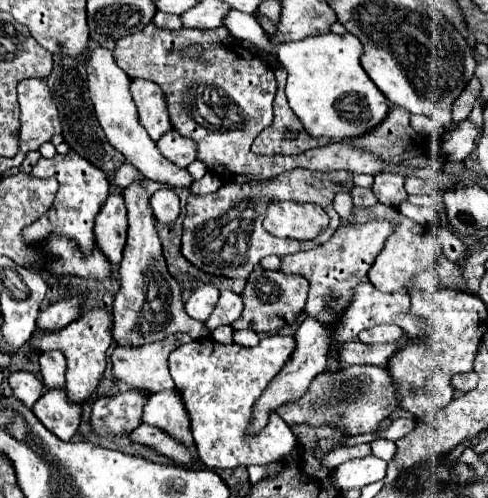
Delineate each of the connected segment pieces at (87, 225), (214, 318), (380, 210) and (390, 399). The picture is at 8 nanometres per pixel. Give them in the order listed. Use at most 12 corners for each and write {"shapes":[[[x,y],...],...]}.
{"shapes":[[[75,151],[41,157],[30,175],[56,178],[51,209],[21,231],[41,251],[51,235],[95,251],[107,177]],[[221,289],[219,303],[205,321],[213,339],[217,327],[231,325],[243,313],[241,295]],[[377,203],[354,206],[351,223],[397,221],[369,269],[381,291],[403,291],[433,263],[429,229]],[[385,367],[319,373],[277,415],[291,427],[377,431],[395,407]]]}

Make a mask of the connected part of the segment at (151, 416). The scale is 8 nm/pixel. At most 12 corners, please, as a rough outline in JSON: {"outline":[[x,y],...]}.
{"outline":[[175,389],[149,397],[143,423],[183,443],[193,455],[197,445],[191,419]]}

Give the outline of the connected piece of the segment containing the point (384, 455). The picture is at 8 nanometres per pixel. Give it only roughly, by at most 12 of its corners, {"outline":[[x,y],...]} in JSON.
{"outline":[[377,439],[371,455],[389,461],[395,455],[395,443]]}

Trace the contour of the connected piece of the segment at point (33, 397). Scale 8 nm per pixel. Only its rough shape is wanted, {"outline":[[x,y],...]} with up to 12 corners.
{"outline":[[29,371],[9,375],[13,395],[27,407],[43,395],[43,383]]}

